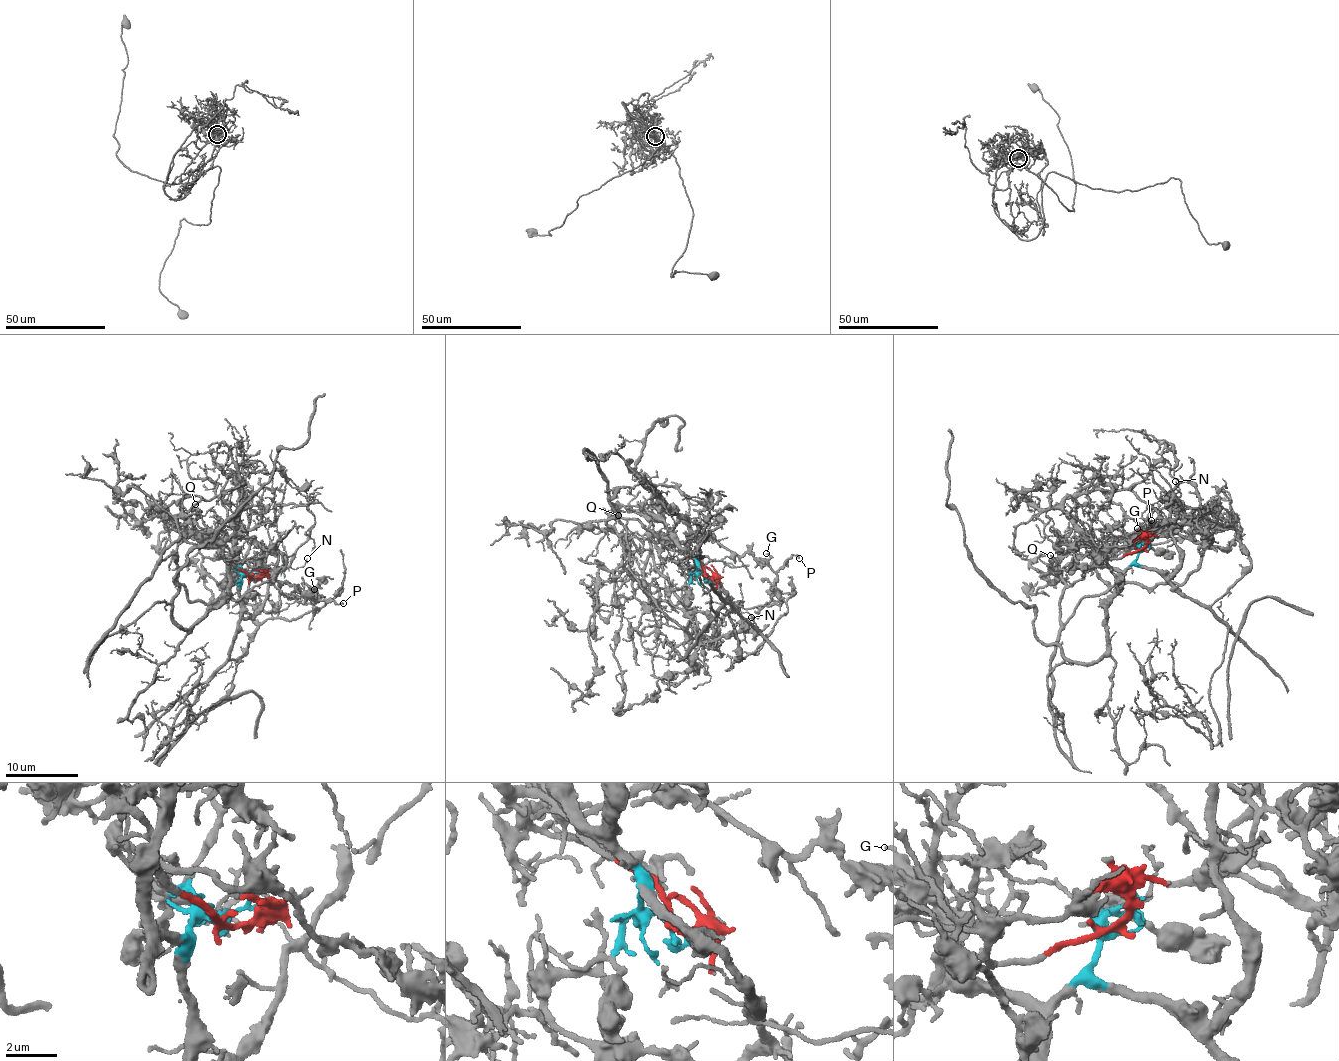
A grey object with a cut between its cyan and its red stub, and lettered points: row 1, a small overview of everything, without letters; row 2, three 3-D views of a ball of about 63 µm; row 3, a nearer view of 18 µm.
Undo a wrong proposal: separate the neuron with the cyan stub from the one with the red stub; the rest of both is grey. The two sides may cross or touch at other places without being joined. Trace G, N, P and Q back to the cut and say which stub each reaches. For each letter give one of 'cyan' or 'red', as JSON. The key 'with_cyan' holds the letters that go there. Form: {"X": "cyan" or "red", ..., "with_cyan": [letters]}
{"G": "red", "N": "cyan", "P": "red", "Q": "red", "with_cyan": ["N"]}

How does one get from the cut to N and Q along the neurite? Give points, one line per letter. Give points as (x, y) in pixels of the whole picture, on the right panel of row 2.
N: (1143, 548), (1136, 561), (1143, 566), (1169, 572), (1179, 562), (1171, 519), (1176, 498), (1182, 495), (1175, 482)
Q: (1143, 548), (1119, 558), (1096, 556), (1072, 587), (1060, 575), (1050, 555)

